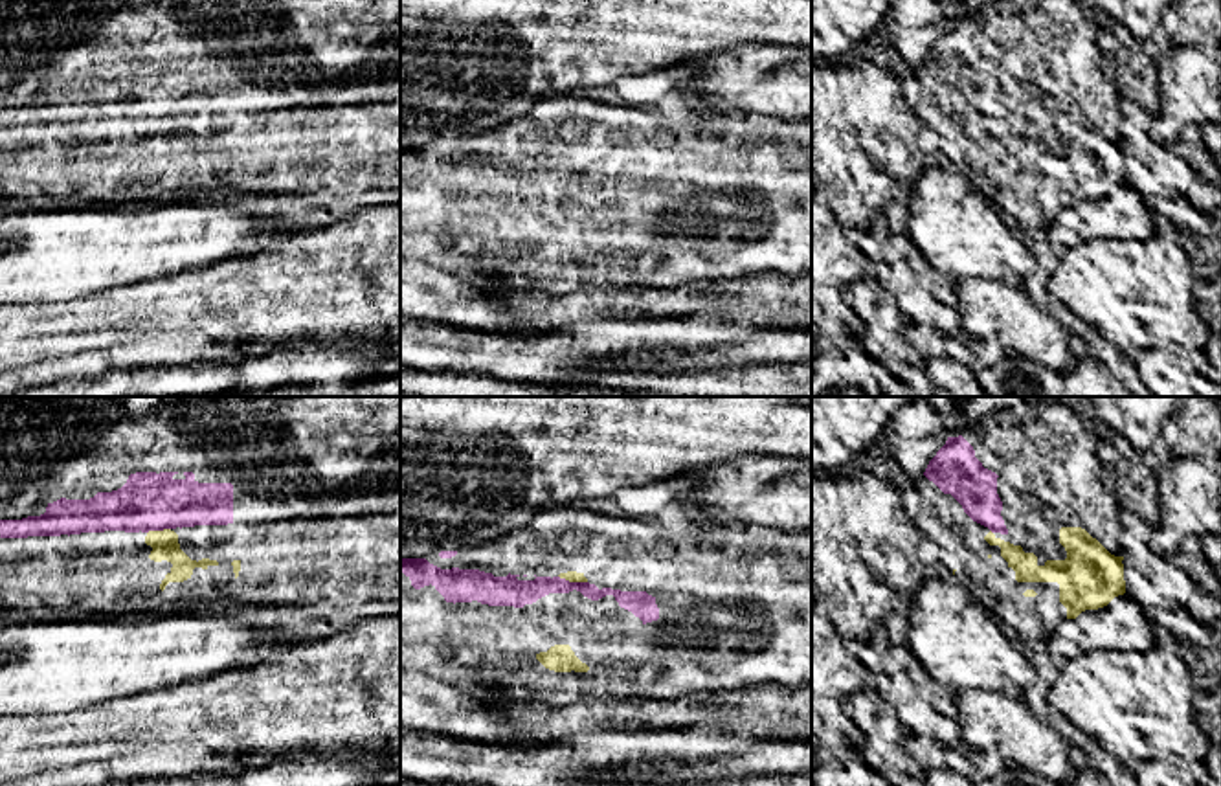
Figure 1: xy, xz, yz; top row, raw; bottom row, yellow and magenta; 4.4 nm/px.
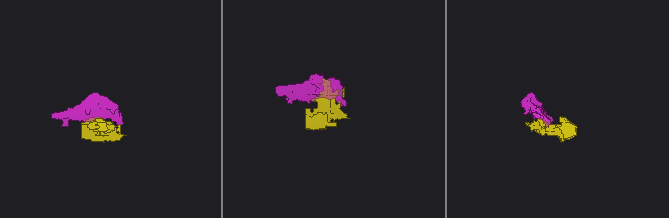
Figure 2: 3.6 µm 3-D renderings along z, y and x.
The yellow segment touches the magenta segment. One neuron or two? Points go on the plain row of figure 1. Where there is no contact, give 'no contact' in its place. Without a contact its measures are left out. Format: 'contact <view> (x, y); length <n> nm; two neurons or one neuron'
contact xz (573, 169); length 130 nm; one neuron

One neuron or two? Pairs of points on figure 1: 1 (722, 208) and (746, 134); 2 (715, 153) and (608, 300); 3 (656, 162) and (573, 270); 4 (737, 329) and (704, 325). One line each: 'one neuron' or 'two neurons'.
1: one neuron
2: two neurons
3: one neuron
4: one neuron

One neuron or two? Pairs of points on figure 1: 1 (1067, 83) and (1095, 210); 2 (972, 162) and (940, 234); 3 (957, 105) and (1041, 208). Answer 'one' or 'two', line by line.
1: two
2: two
3: one

